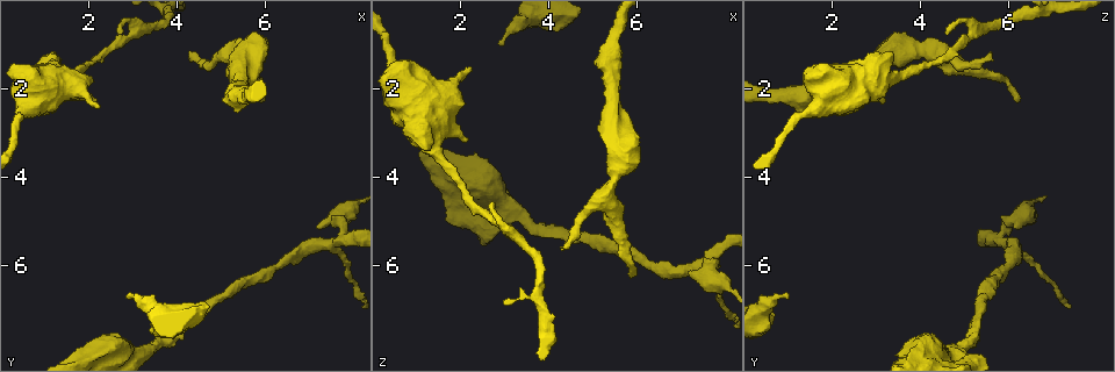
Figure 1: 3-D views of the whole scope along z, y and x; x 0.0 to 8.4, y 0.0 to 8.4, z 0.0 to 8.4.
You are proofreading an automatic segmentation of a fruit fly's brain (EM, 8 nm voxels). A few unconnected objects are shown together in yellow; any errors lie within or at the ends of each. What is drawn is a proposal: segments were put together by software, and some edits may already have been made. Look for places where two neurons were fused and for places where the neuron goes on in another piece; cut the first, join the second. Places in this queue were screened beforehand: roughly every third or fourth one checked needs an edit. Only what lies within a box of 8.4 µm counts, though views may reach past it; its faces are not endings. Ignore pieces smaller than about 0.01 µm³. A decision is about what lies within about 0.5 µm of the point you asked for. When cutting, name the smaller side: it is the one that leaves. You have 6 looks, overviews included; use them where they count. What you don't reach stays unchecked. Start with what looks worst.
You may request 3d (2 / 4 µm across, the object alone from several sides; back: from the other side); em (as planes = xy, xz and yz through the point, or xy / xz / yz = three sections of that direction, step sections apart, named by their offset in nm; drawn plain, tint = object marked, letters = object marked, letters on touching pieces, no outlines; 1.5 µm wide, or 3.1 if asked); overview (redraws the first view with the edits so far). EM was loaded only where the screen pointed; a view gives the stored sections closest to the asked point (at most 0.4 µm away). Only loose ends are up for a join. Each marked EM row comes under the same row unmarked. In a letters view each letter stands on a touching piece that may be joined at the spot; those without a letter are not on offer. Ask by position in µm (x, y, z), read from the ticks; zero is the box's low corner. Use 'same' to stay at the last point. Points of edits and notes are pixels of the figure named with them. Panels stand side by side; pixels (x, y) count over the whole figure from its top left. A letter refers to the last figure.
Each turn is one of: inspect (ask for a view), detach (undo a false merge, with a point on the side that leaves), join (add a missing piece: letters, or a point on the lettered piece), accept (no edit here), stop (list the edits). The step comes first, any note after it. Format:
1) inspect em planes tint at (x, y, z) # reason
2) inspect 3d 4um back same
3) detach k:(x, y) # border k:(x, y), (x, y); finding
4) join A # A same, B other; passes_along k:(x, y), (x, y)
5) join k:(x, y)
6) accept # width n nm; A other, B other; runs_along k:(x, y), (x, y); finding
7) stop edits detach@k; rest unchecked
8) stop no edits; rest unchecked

inspect 3d 2um at (2.90, 6.75, 1.00) # stops while still wide

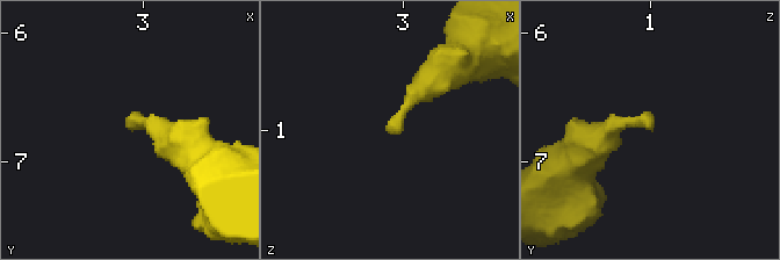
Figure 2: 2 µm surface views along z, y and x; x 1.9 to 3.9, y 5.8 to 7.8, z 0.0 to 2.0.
inspect em planes letters at (2.92, 6.76, 1.04) # shape alone is not enough

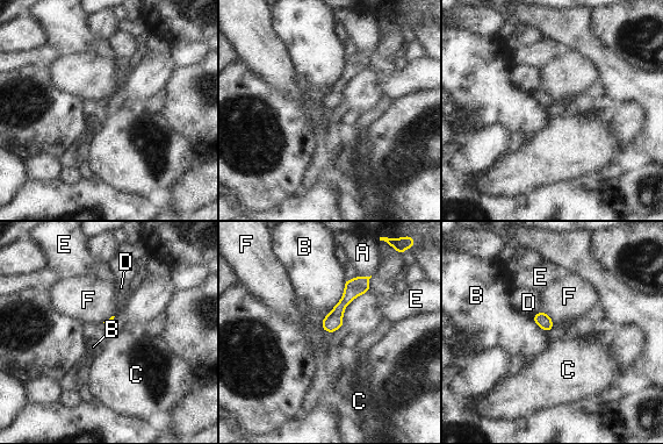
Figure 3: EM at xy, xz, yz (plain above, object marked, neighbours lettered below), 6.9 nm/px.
accept # A other, B other, C other, D other, E other, F other; none of them fits

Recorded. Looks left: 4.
inspect 3d 4um at (7.70, 5.40, 5.80) # thin arm on a thick one

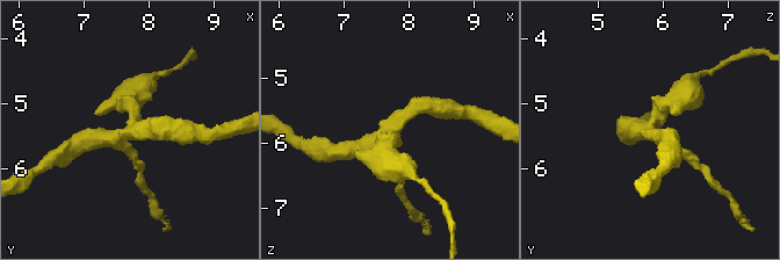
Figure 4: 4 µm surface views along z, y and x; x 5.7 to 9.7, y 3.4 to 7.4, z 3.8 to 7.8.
inspect em planes letters at (7.70, 5.40, 5.80) # arms 4

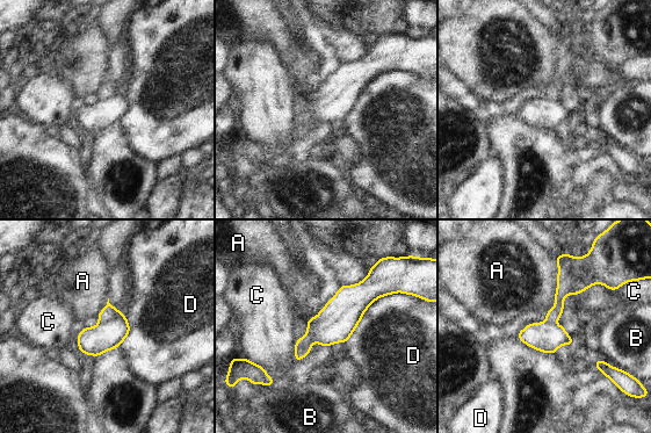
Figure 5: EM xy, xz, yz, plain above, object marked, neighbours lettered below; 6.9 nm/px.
detach 5:(109, 312) # A other, B other, C other, D other; border 5:(122, 314), (110, 320), (100, 322); a second neuron is stuck on

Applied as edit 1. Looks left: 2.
inspect 3d 2um at (5.95, 2.25, 6.20) # branch stops here

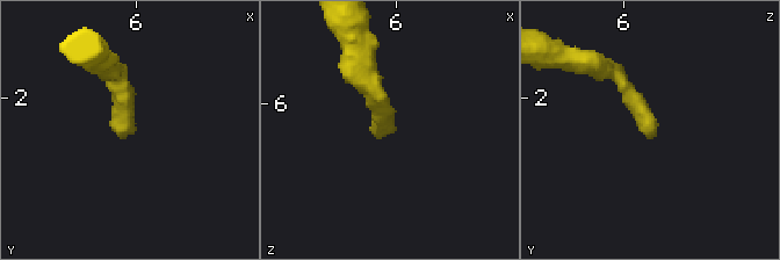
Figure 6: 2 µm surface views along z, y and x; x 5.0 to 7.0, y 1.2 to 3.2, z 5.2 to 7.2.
inspect em planes letters at (6.00, 2.26, 6.22) # now the EM

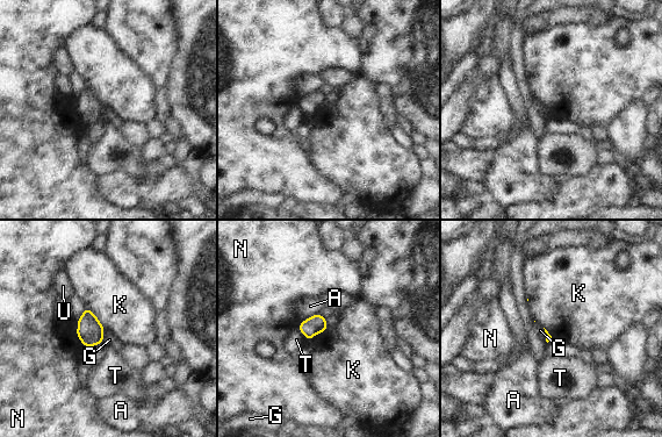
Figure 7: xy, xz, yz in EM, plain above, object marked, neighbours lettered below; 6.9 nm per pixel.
accept # A other, G other, K other, N other, T other, U other; border 7:(105, 330), (102, 342); no lettered piece goes on from it

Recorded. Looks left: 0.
stop edits detach@5; rest unchecked

